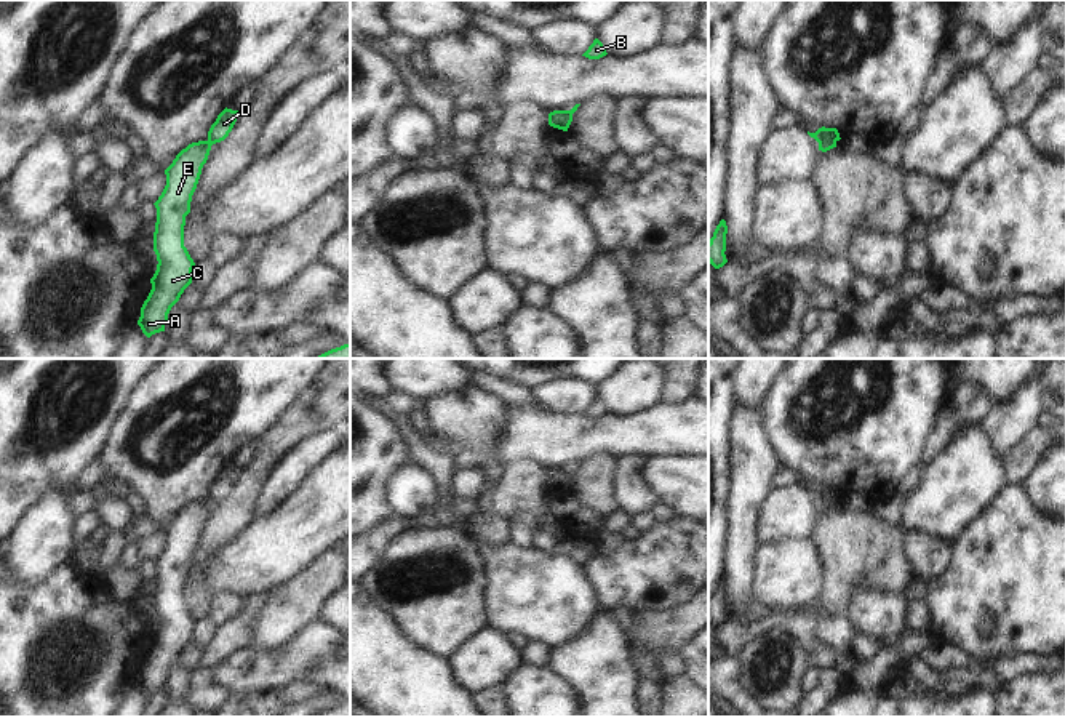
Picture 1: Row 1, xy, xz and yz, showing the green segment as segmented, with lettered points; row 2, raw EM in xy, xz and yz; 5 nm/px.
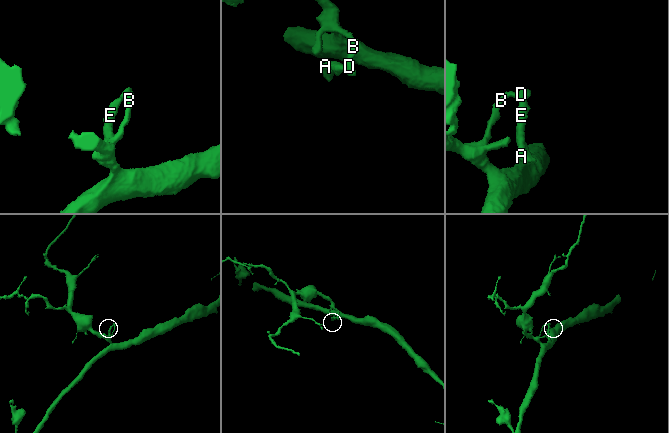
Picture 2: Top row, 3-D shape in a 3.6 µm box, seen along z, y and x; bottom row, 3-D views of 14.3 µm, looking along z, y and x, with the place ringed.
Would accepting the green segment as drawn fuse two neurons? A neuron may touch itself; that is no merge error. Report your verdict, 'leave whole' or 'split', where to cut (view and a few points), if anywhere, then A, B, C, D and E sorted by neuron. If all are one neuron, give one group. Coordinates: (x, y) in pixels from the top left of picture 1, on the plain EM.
split; cut in yz along (835, 498), (822, 498), (819, 501); A C E / B D

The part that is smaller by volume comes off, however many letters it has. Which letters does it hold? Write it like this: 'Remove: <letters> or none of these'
Remove: A, C, E

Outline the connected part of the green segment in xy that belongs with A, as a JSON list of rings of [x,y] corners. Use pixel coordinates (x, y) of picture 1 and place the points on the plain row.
[[[209,499],[189,503],[165,528],[166,544],[154,562],[157,567],[154,610],[158,623],[150,637],[152,648],[141,666],[138,679],[147,696],[165,690],[171,666],[192,642],[195,621],[184,605],[184,584],[211,504]]]

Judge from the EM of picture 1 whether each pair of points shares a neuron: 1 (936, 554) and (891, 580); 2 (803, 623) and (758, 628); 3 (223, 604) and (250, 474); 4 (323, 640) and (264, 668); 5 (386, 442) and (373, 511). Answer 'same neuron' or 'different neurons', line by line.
1: different neurons
2: same neuron
3: different neurons
4: same neuron
5: same neuron

